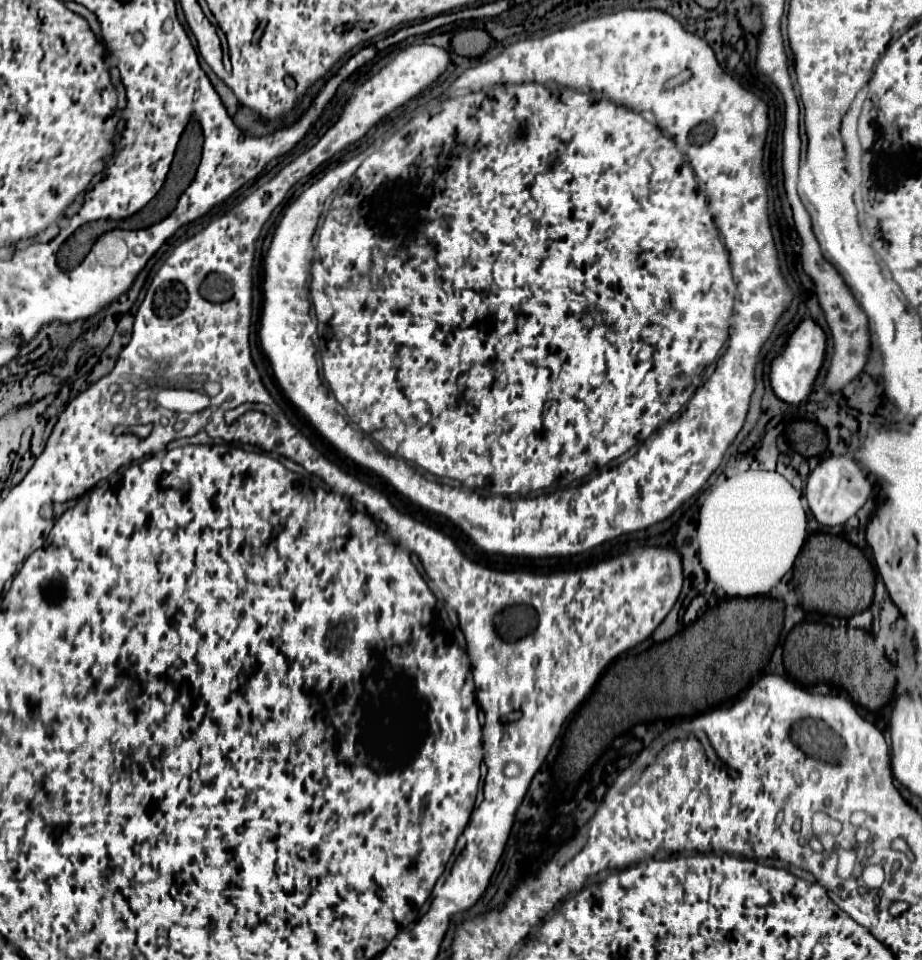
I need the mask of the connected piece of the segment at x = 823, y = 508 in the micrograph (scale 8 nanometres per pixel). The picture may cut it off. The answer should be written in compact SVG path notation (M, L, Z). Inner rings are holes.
M851 457L825 459L809 475L809 481L805 487L805 497L807 497L809 509L813 511L813 517L827 527L837 527L847 523L853 515L857 515L857 511L865 505L871 493L873 493L873 485L869 483L865 473L857 467L857 463Z

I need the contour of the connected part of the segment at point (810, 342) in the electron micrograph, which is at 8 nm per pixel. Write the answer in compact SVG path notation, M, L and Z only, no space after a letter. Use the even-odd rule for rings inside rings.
M813 319L801 321L799 327L789 337L787 347L783 349L783 353L771 365L769 381L771 381L771 387L773 387L775 395L781 401L785 401L787 405L793 405L793 407L801 407L801 405L805 405L809 401L813 383L815 383L817 373L819 373L819 369L821 369L821 365L825 361L825 349L827 349L825 331Z

